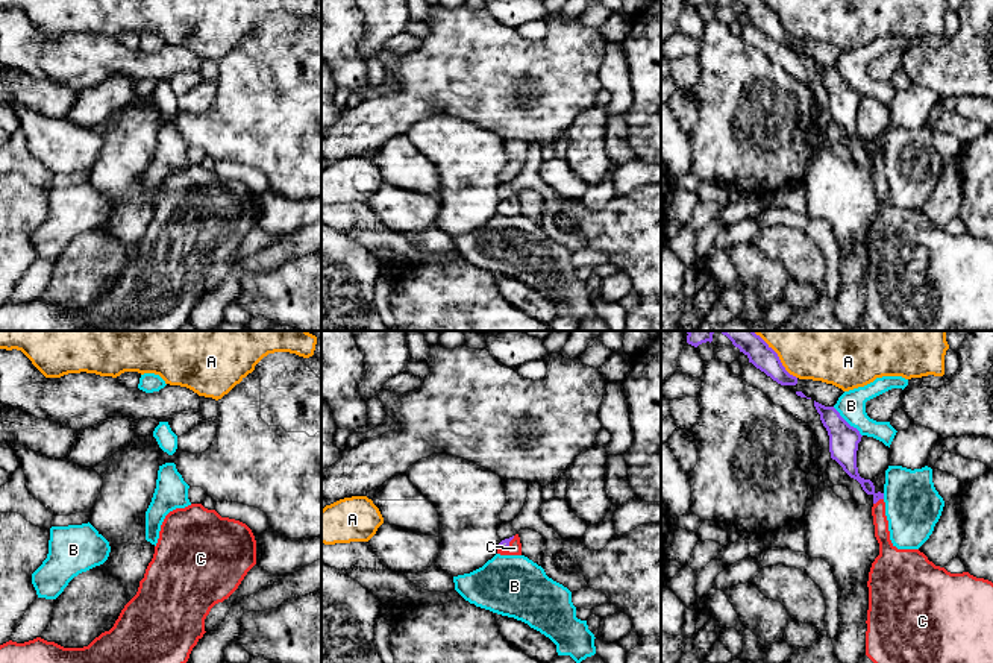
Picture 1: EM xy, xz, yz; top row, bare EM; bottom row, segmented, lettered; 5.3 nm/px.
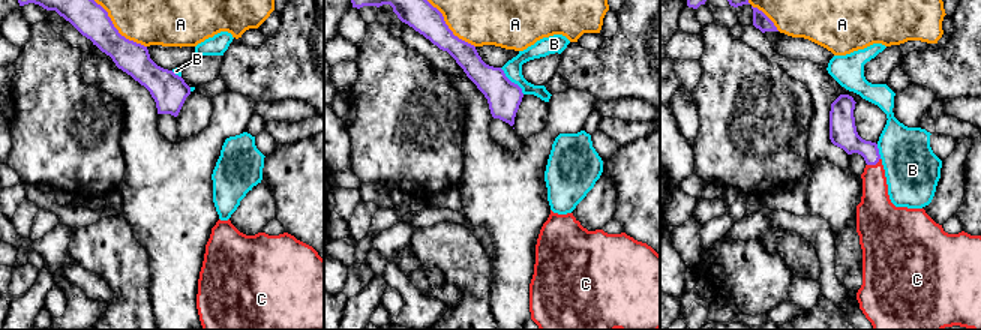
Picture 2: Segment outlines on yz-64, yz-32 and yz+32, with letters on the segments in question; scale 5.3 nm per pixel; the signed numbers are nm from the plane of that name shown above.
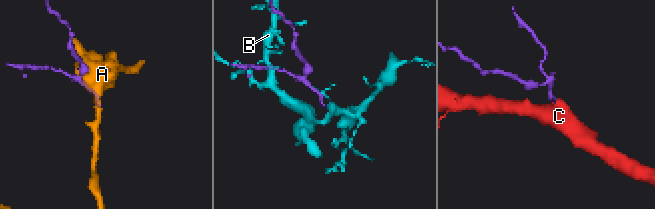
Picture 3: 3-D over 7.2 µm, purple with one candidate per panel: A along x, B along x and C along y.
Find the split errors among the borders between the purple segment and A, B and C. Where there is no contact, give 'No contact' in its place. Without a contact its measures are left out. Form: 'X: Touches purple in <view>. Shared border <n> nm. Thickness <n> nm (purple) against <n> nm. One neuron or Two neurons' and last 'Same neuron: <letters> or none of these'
A: Touches purple in yz. Shared border 280 nm. Thickness 130 nm (purple) against 220 nm. Two neurons
B: Touches purple in yz. Shared border 220 nm. Thickness 160 nm (purple) against 150 nm. Two neurons
C: Touches purple in yz. Shared border 70 nm. Thickness 80 nm (purple) against 80 nm. One neuron
Same neuron: C

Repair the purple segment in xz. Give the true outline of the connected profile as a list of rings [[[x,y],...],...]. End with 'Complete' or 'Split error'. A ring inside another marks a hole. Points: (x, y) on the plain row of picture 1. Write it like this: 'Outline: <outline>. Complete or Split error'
Outline: [[[518,194],[505,199],[499,203],[497,214],[500,215],[522,215],[522,203]]]. Split error

